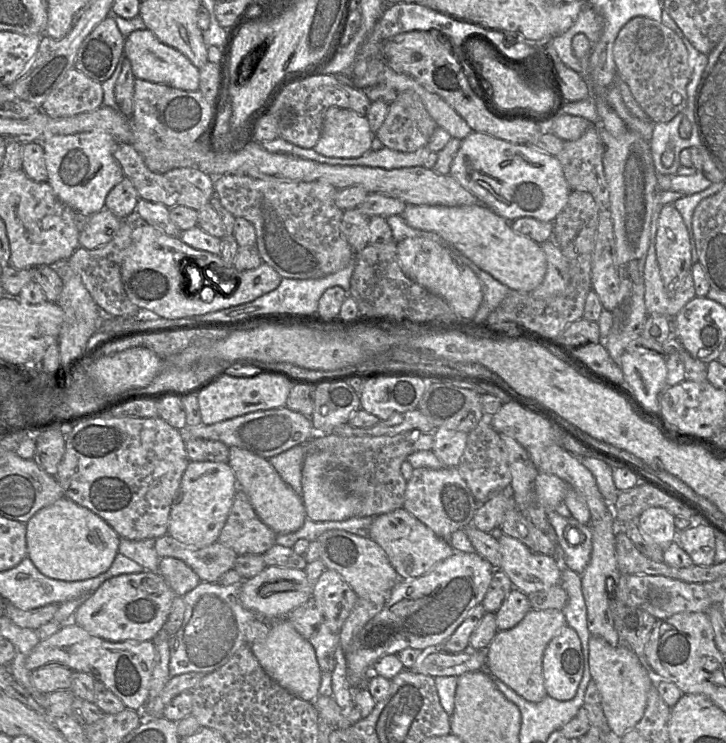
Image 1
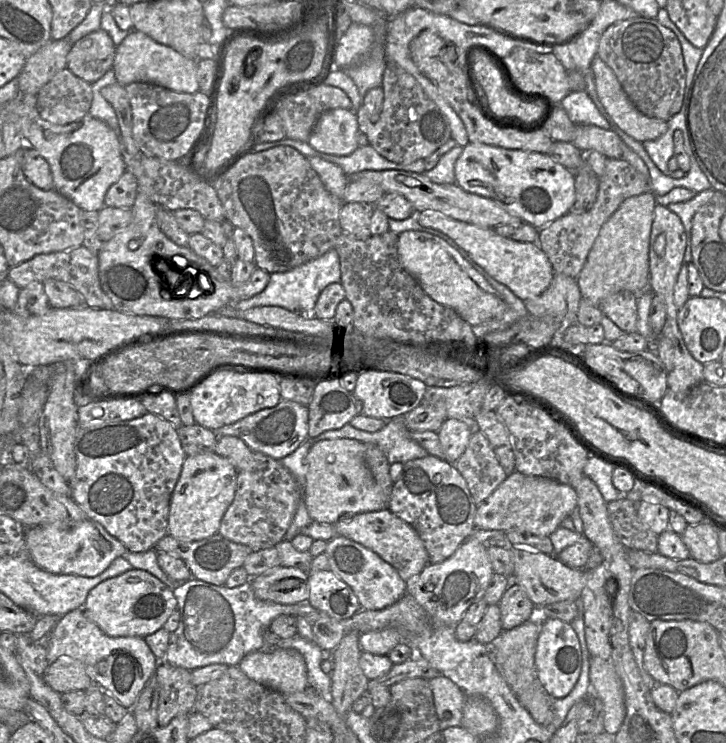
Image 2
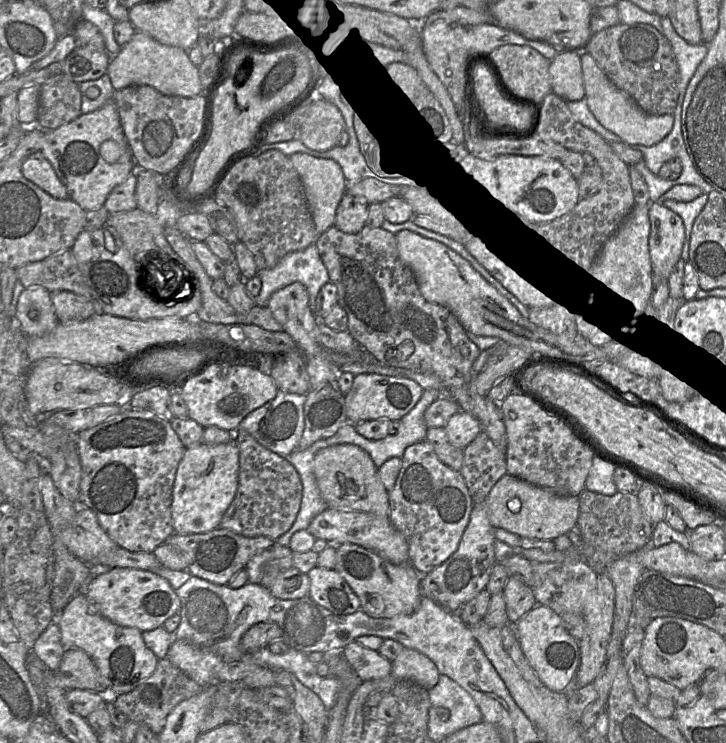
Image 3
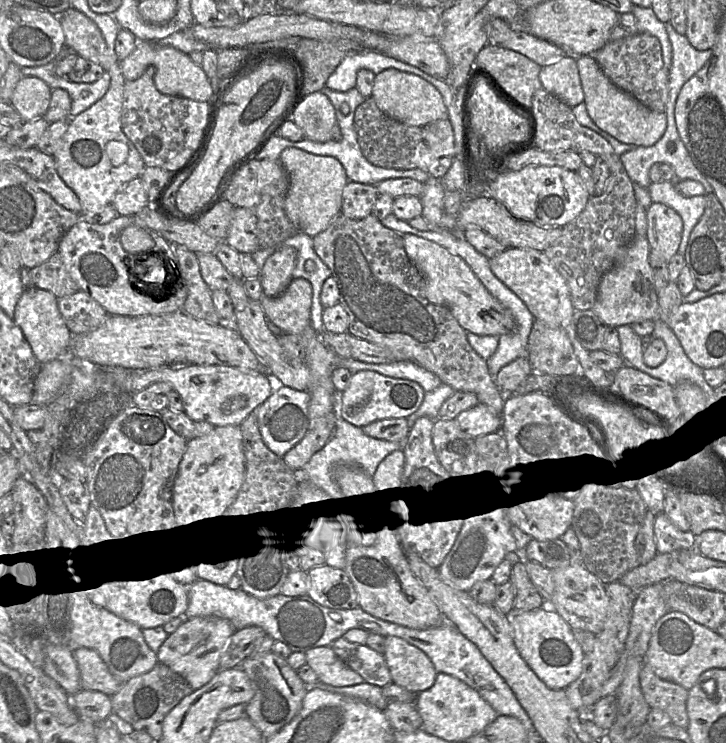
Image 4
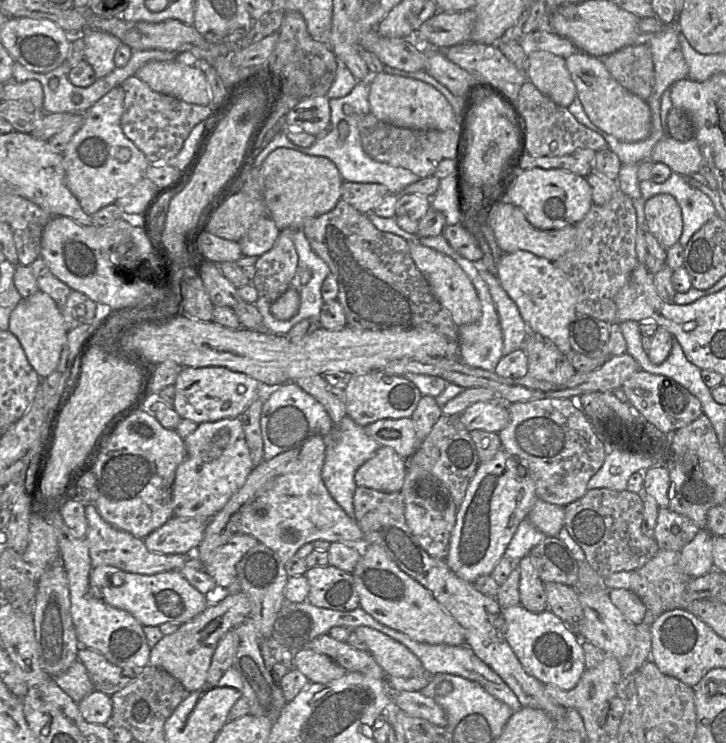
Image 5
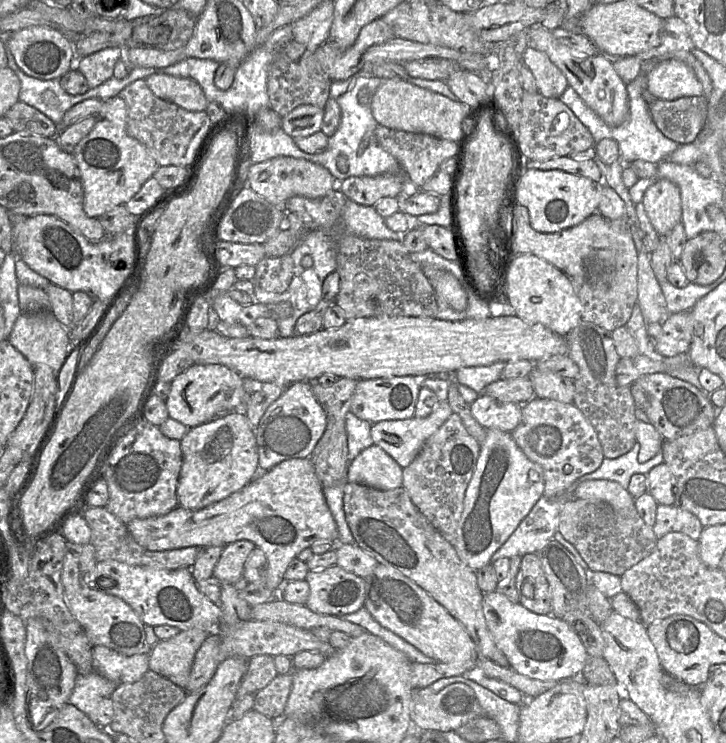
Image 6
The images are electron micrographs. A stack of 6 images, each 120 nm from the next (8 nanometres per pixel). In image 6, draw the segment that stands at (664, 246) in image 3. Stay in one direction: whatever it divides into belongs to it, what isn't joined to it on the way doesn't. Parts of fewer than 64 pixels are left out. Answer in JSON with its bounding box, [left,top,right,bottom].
[642,179,682,238]

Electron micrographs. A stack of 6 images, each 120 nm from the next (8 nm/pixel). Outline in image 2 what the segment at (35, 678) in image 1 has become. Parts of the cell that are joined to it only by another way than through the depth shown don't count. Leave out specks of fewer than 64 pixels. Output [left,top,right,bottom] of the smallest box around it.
[43,656,93,694]

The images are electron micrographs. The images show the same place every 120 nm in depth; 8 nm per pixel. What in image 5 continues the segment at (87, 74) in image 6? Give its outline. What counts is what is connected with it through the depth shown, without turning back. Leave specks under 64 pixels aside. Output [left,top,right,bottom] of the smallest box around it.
[81,29,121,79]

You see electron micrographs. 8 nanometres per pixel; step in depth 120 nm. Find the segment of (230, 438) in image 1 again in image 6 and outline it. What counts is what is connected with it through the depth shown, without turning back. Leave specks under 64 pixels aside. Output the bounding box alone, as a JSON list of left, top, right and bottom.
[255,381,327,472]

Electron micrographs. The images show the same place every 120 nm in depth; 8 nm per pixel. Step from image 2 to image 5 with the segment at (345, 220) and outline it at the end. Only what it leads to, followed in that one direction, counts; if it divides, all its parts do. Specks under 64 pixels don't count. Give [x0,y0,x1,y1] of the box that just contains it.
[341,181,387,214]

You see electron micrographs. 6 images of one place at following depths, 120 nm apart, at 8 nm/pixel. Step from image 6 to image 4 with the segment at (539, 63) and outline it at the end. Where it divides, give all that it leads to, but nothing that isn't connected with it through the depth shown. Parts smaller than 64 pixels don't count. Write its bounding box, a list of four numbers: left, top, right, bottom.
[539,55,584,107]

